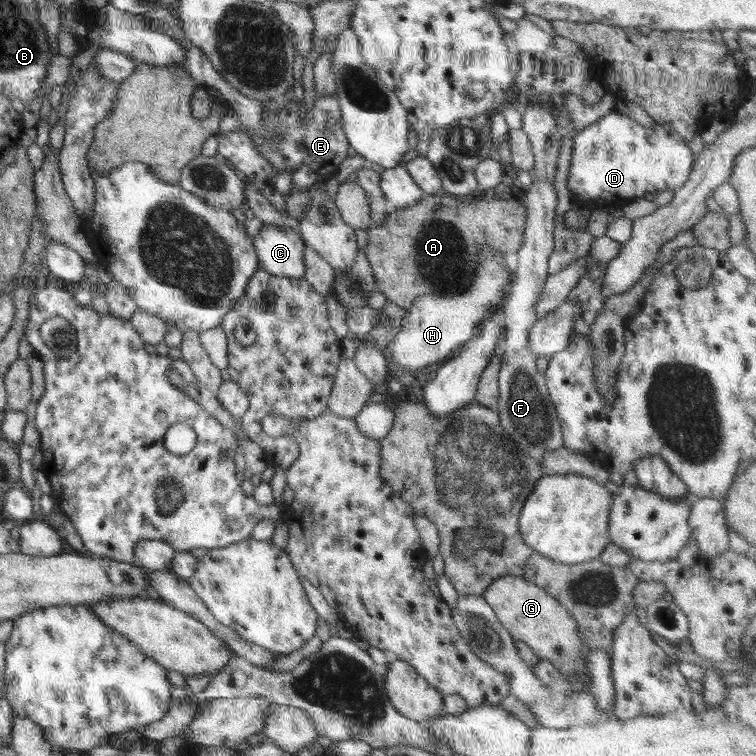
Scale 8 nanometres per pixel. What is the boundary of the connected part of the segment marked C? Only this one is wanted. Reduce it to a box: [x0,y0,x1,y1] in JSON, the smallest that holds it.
[253,223,304,278]

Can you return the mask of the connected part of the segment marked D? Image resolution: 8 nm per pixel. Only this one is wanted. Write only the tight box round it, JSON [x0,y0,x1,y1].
[567,110,693,208]

